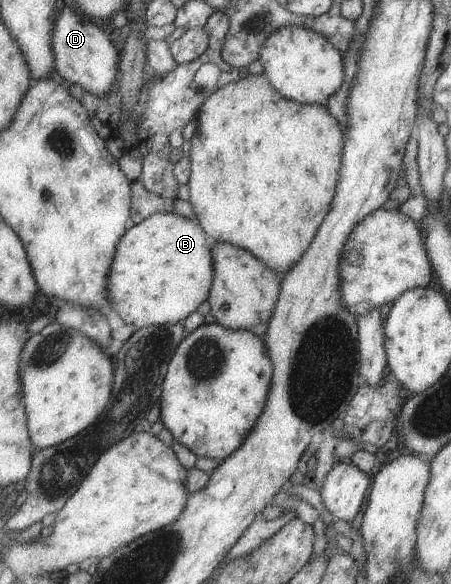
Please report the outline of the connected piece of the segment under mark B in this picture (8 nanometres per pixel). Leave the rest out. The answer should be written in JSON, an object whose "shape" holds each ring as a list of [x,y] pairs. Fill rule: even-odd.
{"shape":[[[154,213],[141,221],[141,223],[134,224],[130,227],[119,239],[117,243],[117,249],[114,251],[113,263],[111,264],[109,275],[106,283],[106,296],[111,310],[115,309],[117,315],[125,321],[126,324],[134,325],[135,328],[144,328],[149,326],[171,325],[185,321],[191,313],[196,309],[199,309],[199,305],[203,301],[207,300],[210,294],[210,289],[213,283],[213,258],[210,250],[210,238],[205,233],[205,230],[198,224],[197,221],[193,221],[180,215],[171,213]]]}

